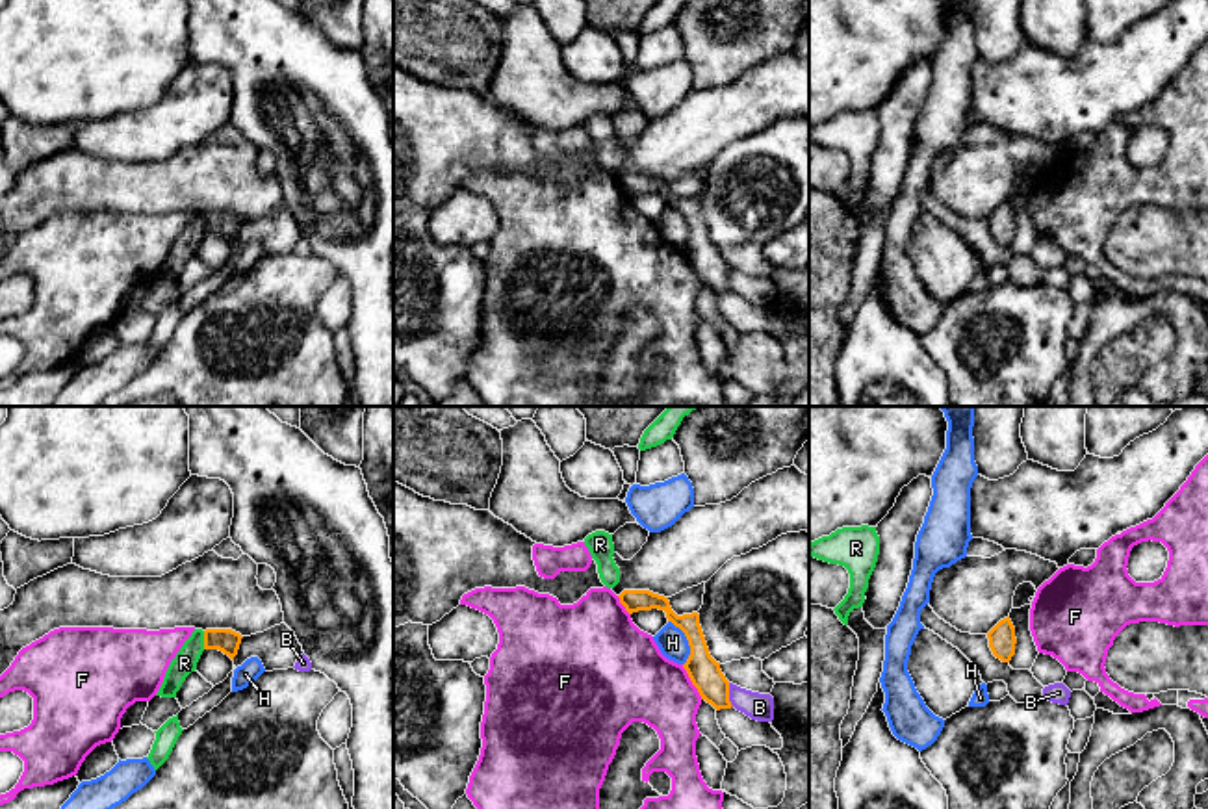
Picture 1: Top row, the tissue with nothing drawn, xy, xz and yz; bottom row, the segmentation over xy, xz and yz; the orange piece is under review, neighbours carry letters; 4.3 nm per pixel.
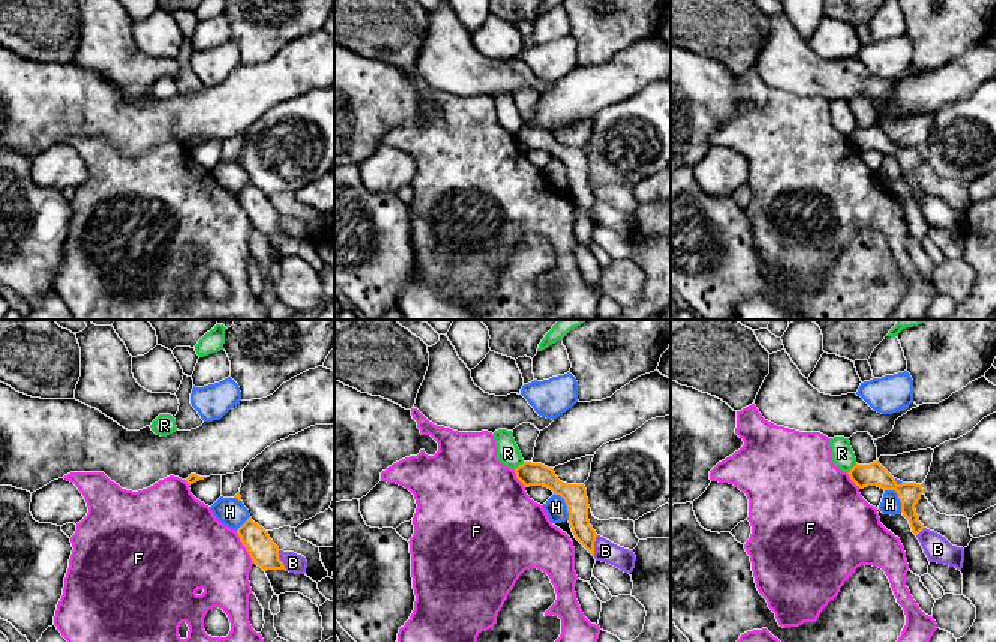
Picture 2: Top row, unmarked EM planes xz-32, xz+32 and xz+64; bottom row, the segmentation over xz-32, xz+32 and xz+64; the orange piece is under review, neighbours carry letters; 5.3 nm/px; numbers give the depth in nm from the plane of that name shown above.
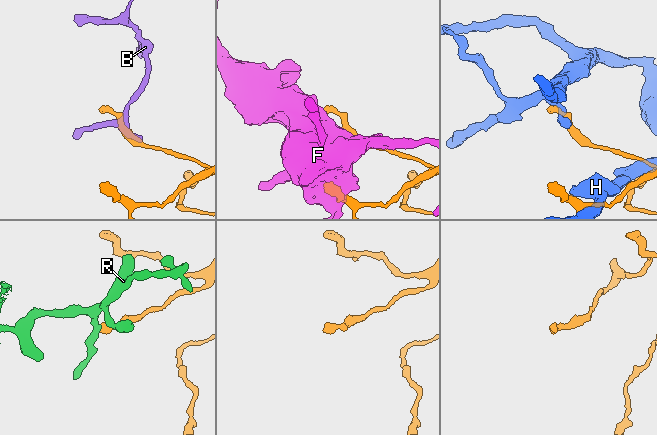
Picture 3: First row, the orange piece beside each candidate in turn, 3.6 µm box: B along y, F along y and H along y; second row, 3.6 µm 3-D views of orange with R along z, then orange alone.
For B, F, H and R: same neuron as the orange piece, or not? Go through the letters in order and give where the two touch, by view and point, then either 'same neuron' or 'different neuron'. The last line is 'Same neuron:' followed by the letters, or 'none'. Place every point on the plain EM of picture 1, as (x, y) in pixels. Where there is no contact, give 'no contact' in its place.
B: xz (728, 279) | different neuron
F: xz (691, 264) | different neuron
H: xz (689, 227) | different neuron
R: xy (205, 225) | different neuron
Same neuron: none

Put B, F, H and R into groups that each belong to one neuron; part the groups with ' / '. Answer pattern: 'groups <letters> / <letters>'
groups B / F / H / R

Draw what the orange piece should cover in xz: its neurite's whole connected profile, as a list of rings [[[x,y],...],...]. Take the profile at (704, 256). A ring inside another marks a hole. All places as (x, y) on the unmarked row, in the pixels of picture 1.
[[[623,174],[618,182],[629,199],[651,193],[664,195],[668,206],[679,212],[688,225],[690,239],[683,252],[701,284],[711,288],[716,295],[733,291],[729,286],[729,265],[722,258],[720,247],[709,238],[698,197],[677,200],[670,191],[668,182],[649,174]]]

